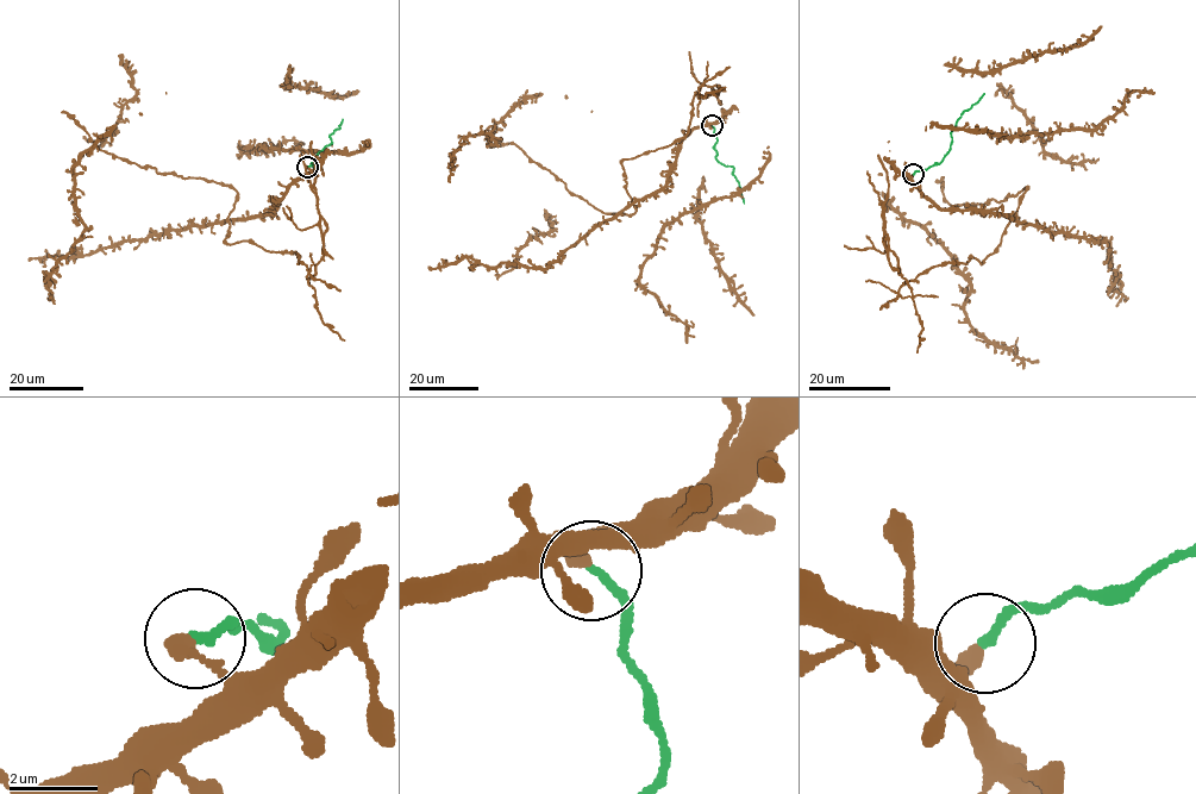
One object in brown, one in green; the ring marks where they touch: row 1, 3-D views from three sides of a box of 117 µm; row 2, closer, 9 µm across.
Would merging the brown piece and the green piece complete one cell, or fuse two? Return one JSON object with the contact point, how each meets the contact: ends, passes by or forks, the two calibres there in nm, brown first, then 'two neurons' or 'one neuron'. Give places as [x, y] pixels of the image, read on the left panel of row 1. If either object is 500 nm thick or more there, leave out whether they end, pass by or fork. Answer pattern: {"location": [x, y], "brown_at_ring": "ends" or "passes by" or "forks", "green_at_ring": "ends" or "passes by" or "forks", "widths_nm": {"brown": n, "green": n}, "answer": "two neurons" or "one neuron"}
{"location": [307, 167], "brown_at_ring": "ends", "green_at_ring": "ends", "widths_nm": {"brown": 380, "green": 200}, "answer": "two neurons"}

